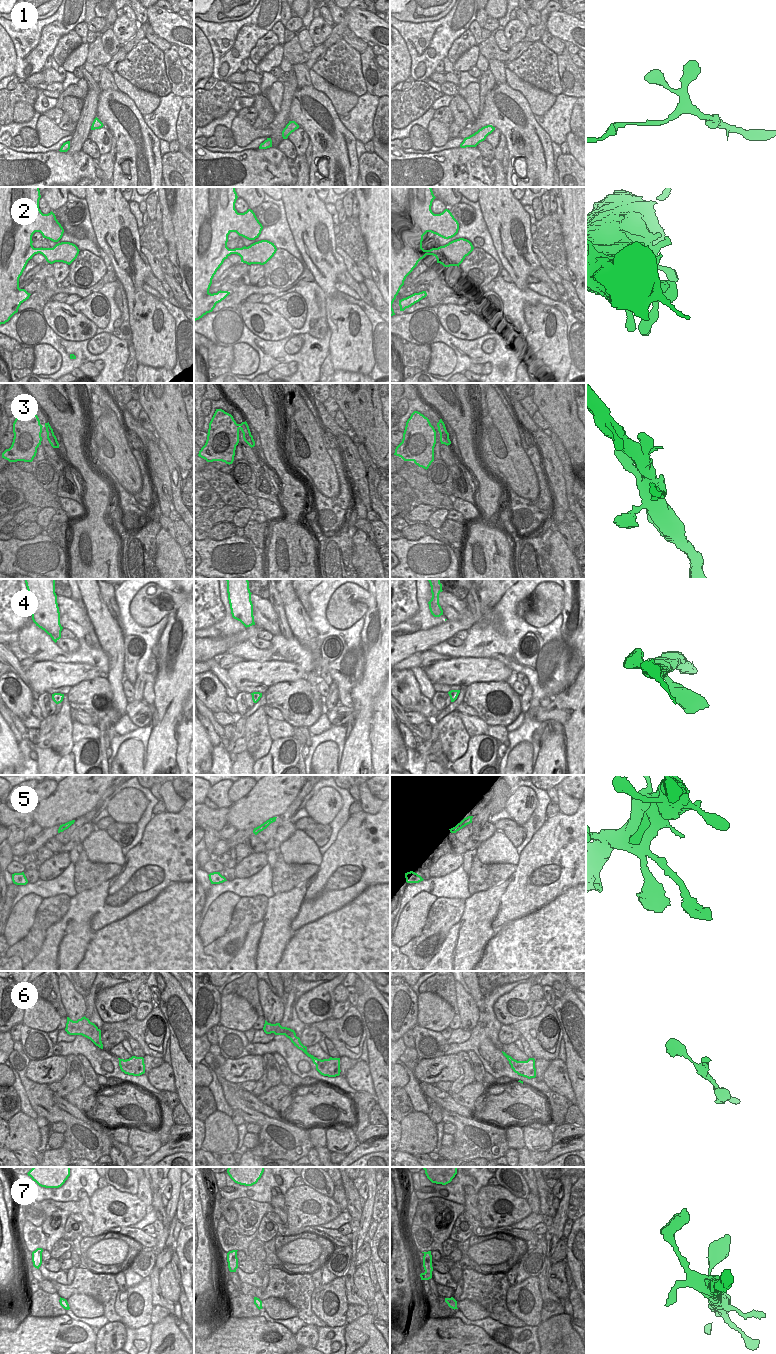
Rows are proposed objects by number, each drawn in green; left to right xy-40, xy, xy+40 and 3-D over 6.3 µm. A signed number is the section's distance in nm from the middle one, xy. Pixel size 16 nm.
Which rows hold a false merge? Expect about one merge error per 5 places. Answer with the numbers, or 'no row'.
no row

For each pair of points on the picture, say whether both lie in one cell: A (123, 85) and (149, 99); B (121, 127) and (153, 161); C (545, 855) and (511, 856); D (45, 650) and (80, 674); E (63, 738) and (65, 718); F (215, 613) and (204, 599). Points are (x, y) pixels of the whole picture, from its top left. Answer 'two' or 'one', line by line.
A: one
B: one
C: two
D: two
E: one
F: one

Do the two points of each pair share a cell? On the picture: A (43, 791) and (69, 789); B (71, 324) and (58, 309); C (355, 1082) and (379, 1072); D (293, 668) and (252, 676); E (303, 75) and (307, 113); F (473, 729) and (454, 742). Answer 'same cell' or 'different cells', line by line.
A: different cells
B: same cell
C: different cells
D: same cell
E: different cells
F: different cells

